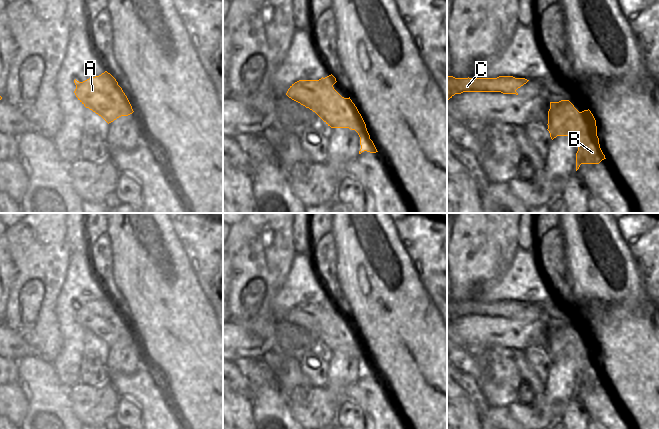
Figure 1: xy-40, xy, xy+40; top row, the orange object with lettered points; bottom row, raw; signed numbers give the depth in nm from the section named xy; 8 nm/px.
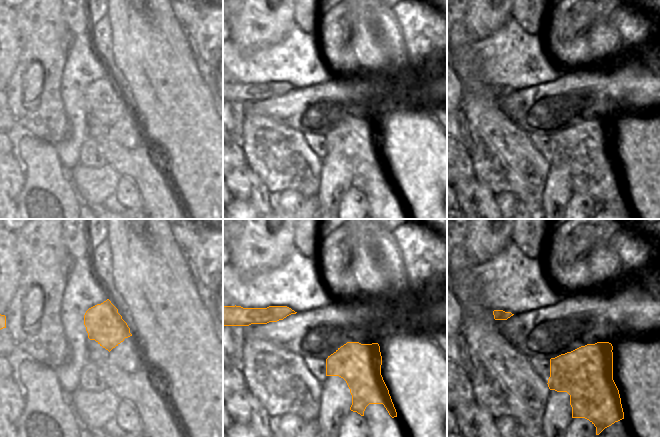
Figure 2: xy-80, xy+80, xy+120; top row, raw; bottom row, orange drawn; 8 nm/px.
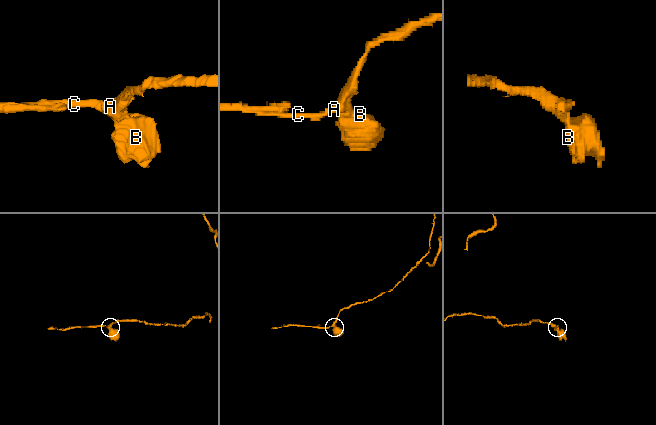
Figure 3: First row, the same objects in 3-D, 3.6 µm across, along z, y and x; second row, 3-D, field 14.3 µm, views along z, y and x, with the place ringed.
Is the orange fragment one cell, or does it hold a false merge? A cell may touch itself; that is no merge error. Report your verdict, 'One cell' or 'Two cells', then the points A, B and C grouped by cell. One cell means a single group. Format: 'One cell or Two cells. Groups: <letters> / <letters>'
One cell. Groups: A B C

